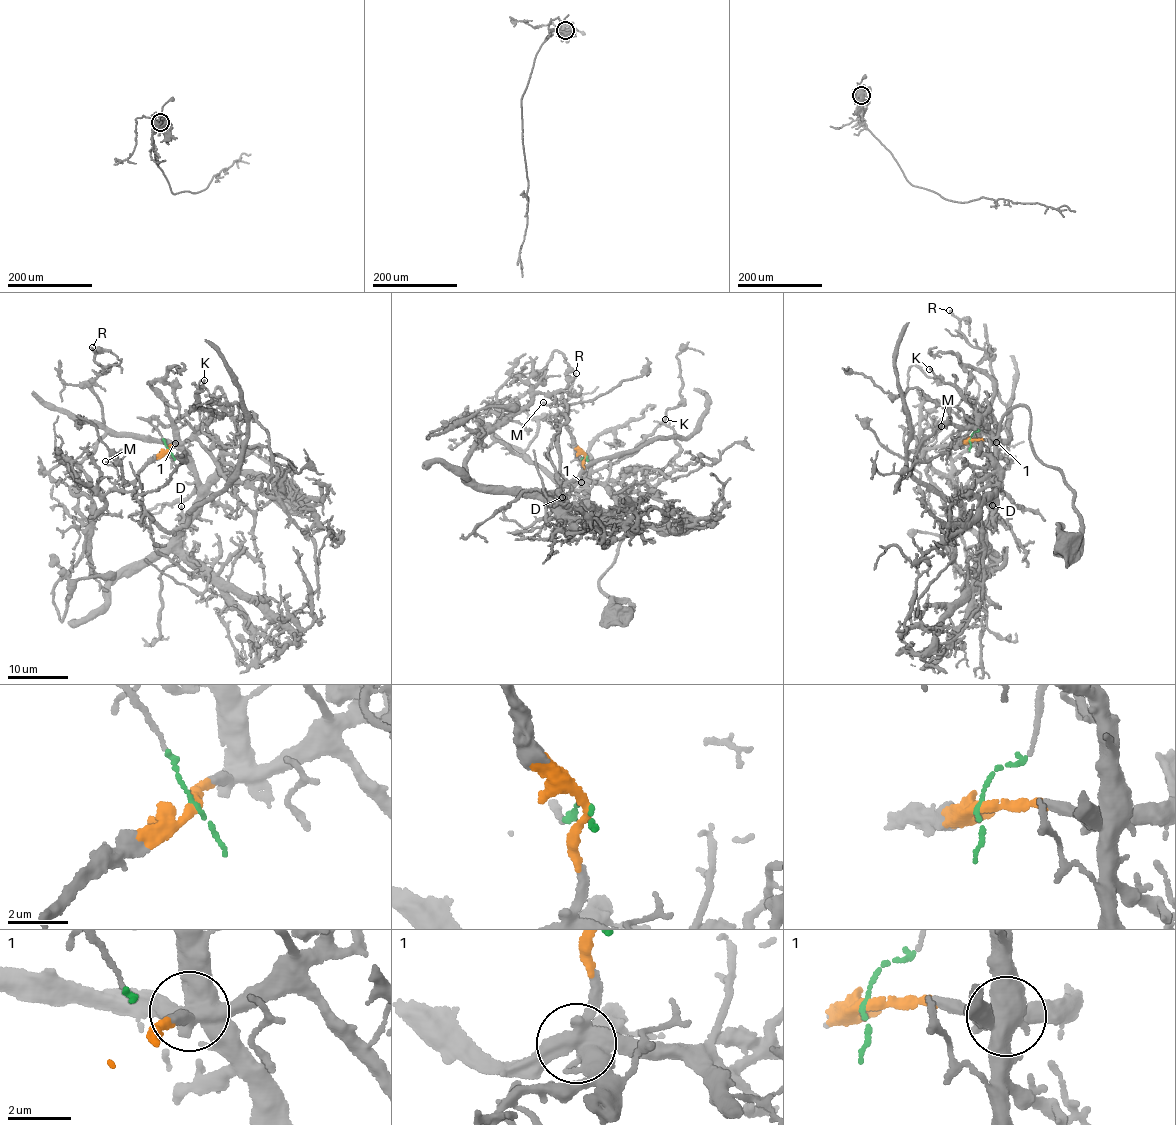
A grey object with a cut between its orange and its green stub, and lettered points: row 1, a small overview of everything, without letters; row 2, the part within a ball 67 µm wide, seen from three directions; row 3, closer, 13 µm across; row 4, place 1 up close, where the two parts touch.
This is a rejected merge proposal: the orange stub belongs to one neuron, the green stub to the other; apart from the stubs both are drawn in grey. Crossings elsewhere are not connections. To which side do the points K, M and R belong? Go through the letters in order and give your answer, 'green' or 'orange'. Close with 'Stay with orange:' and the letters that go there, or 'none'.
K: green
M: orange
R: orange
Stay with orange: M, R

